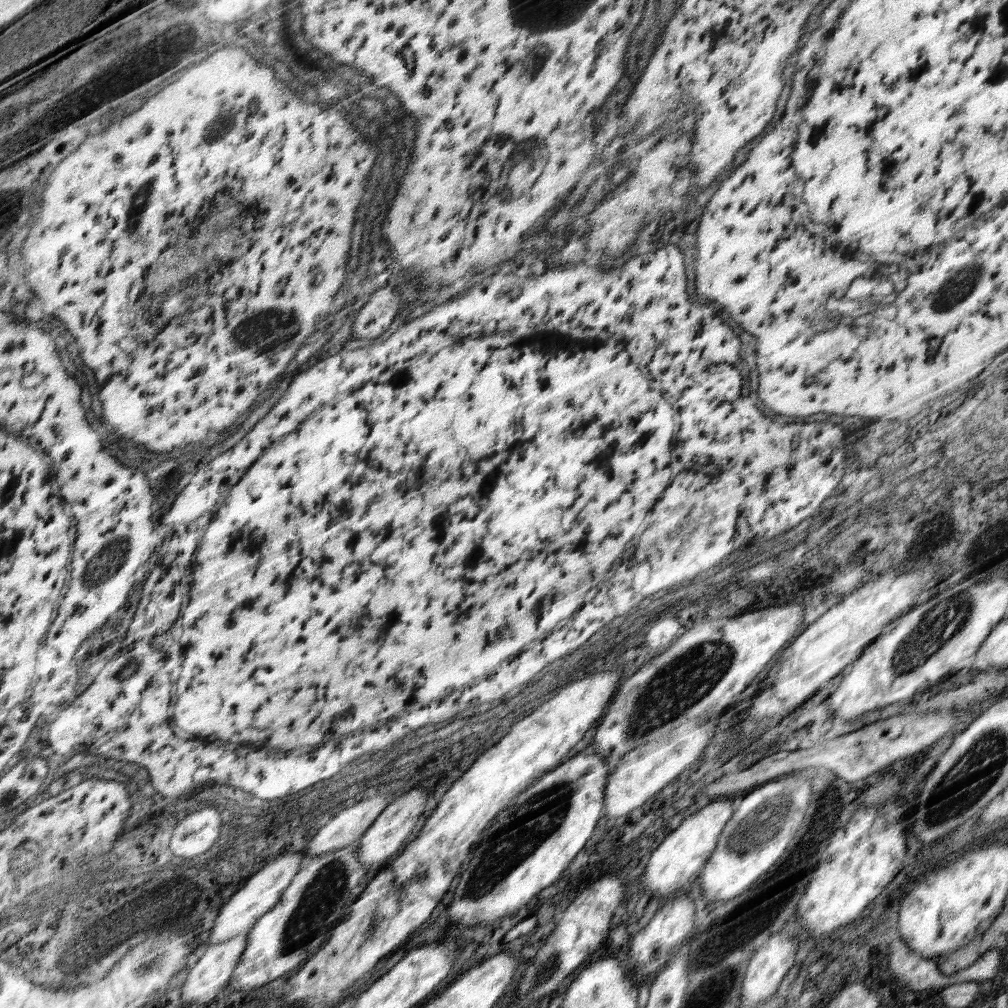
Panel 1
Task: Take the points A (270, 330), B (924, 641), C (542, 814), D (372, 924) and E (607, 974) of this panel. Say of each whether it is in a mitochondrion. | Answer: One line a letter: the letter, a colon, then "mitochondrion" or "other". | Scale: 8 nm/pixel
A: mitochondrion
B: mitochondrion
C: mitochondrion
D: mitochondrion
E: other

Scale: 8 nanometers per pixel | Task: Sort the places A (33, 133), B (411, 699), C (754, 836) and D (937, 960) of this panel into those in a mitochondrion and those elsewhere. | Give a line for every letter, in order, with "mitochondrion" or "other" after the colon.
A: mitochondrion
B: other
C: mitochondrion
D: other

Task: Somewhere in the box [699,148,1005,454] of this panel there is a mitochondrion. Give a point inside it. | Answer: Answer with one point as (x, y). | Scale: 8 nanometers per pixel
(961, 283)

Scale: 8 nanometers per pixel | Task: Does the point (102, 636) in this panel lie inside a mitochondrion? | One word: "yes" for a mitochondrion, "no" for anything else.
yes

